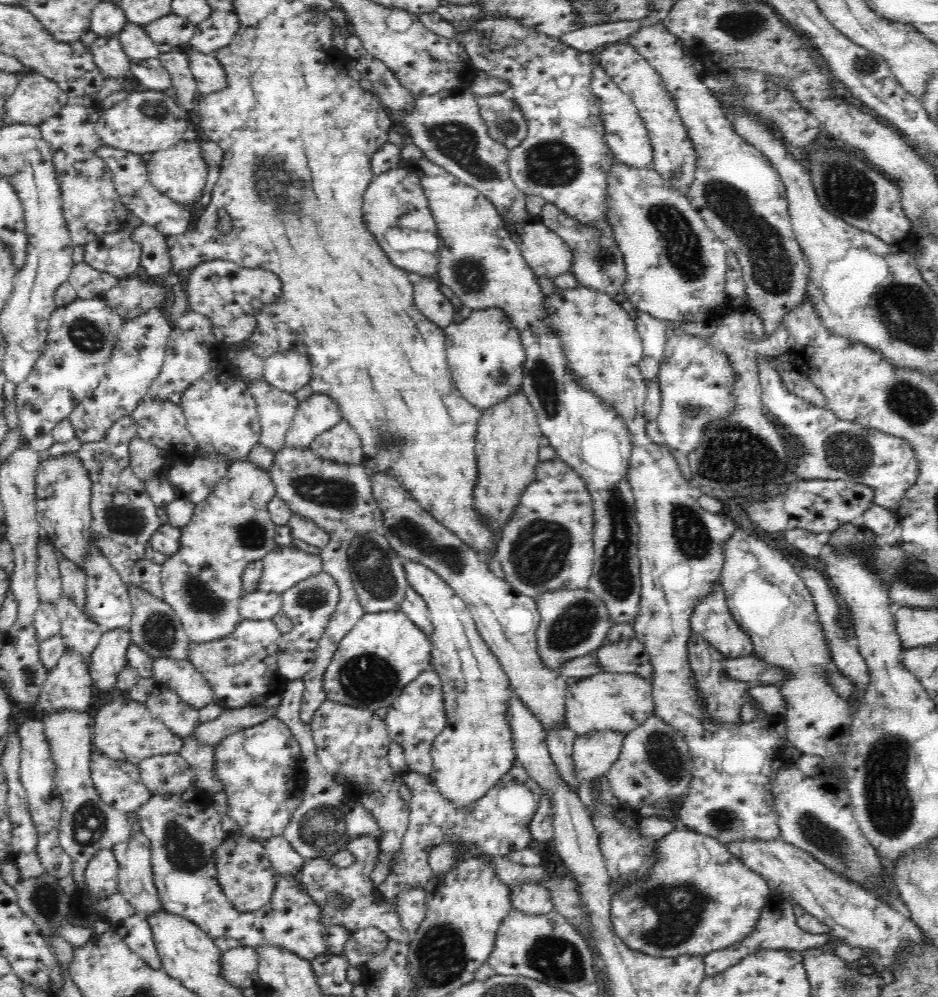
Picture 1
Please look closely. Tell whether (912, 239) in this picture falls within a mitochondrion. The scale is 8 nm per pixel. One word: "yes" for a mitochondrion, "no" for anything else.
no

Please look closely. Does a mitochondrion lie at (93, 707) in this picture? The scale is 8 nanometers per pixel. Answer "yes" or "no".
no

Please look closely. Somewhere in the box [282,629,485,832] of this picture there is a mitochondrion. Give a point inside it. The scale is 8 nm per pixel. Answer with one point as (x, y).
(367, 678)

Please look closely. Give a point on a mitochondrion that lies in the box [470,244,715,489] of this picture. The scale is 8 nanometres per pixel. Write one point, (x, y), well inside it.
(547, 394)

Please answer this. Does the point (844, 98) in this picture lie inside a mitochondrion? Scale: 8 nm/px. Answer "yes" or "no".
no

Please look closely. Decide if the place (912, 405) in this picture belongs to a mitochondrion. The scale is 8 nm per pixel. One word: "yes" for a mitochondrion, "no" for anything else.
yes

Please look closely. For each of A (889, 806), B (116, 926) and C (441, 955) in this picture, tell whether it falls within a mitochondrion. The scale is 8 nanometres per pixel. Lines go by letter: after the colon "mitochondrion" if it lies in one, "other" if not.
A: mitochondrion
B: other
C: mitochondrion

